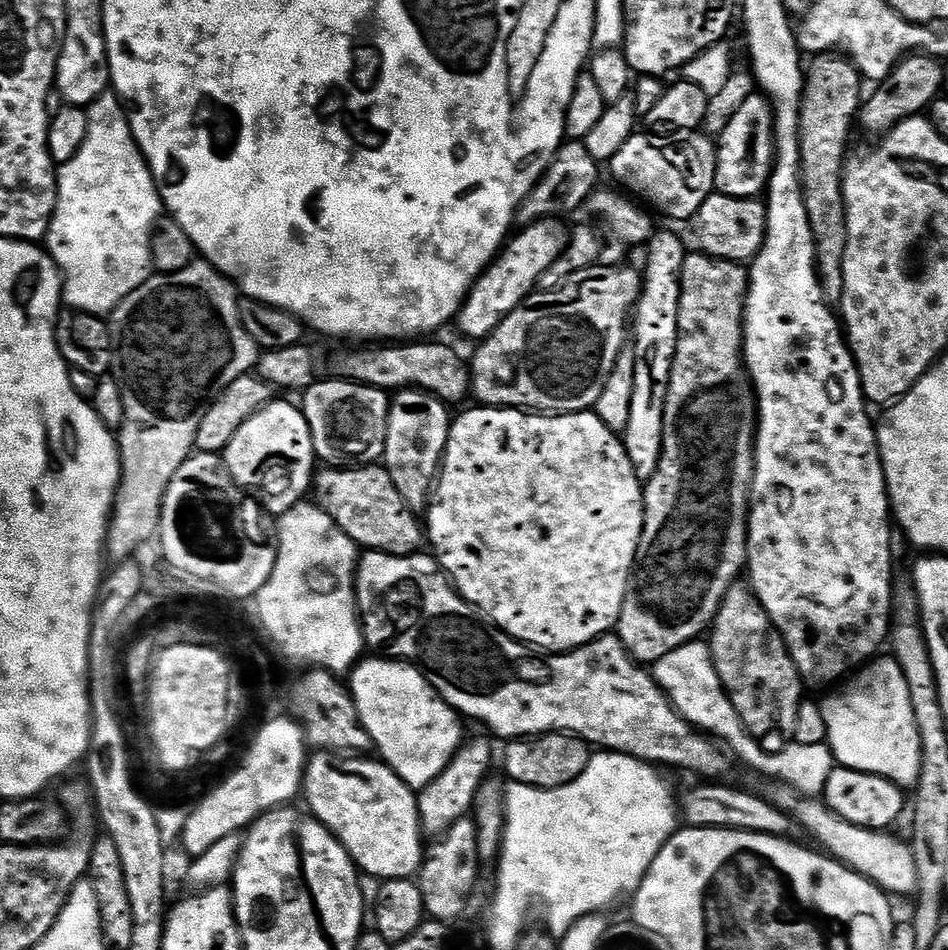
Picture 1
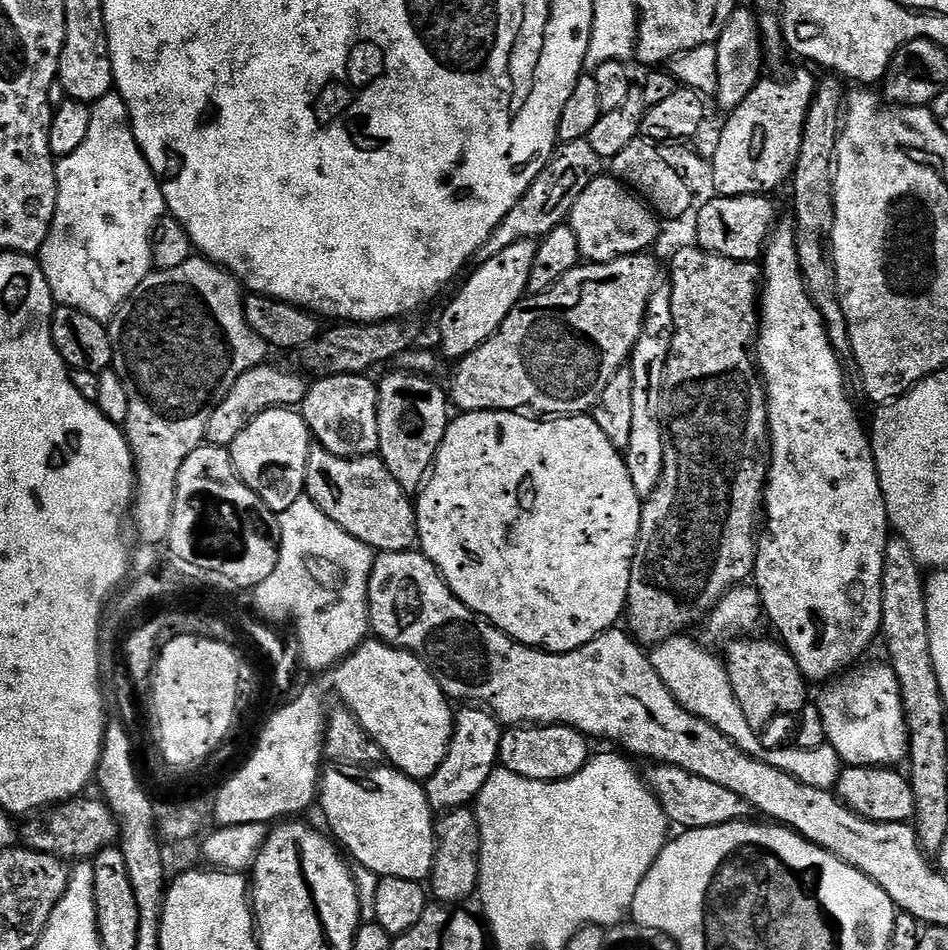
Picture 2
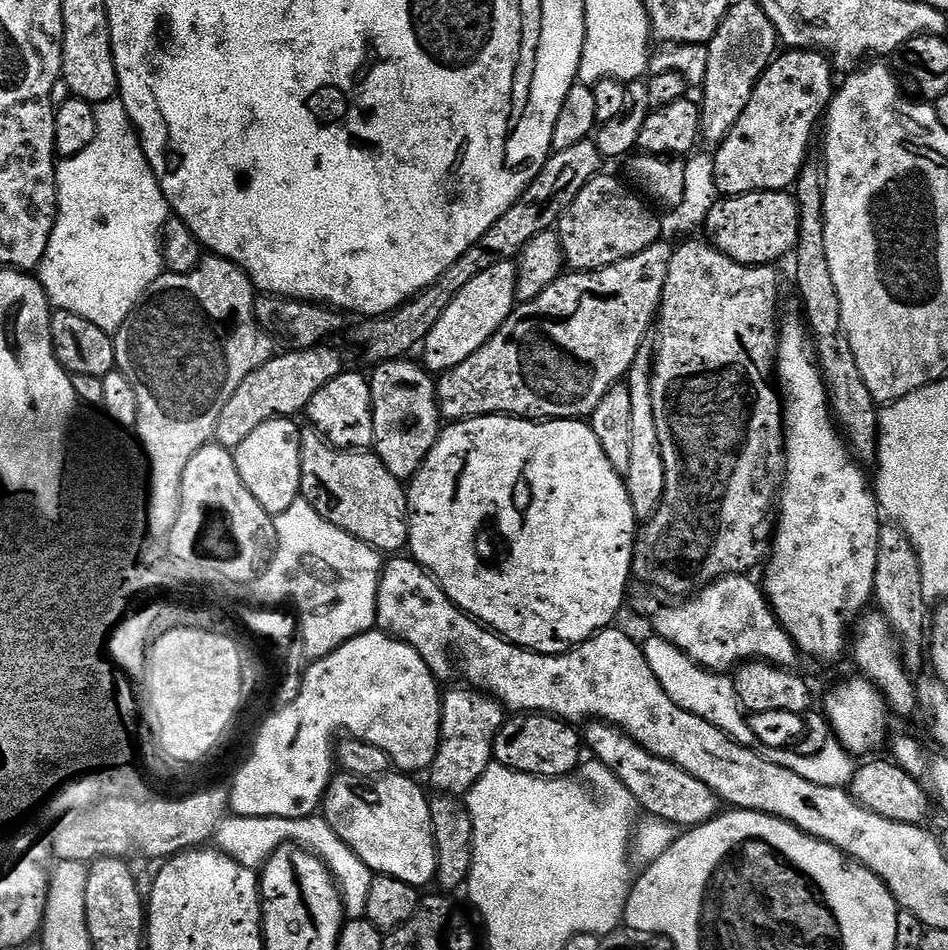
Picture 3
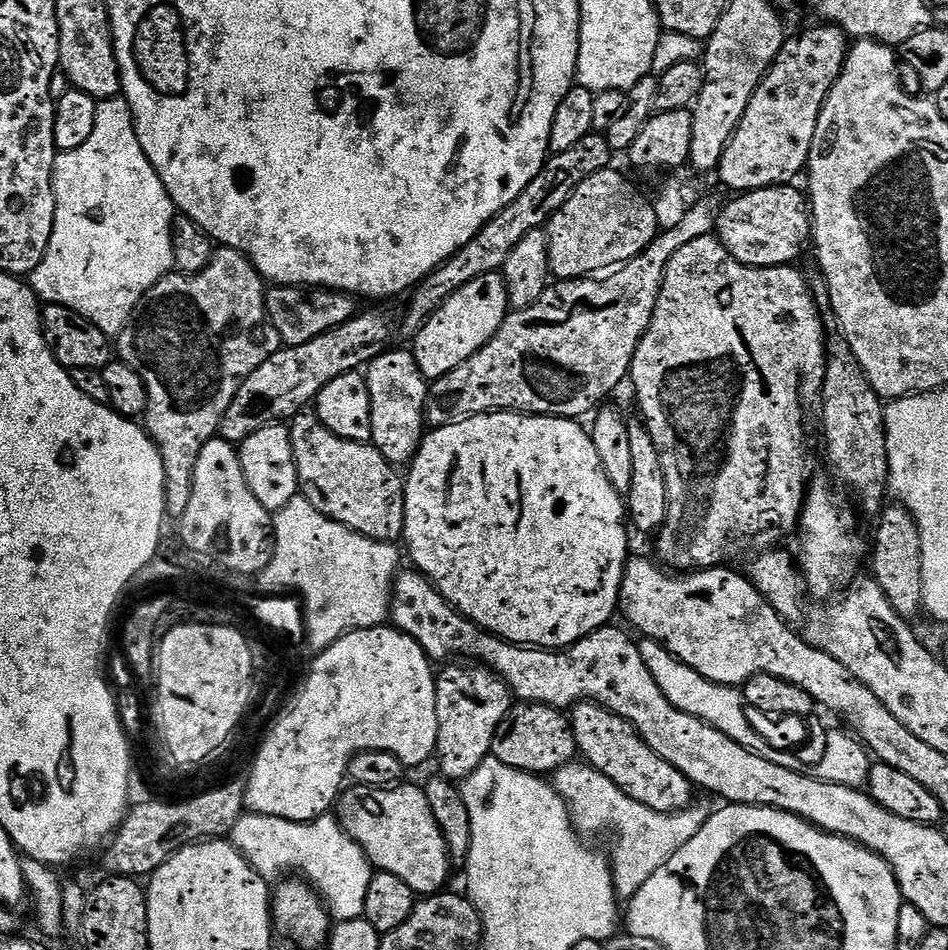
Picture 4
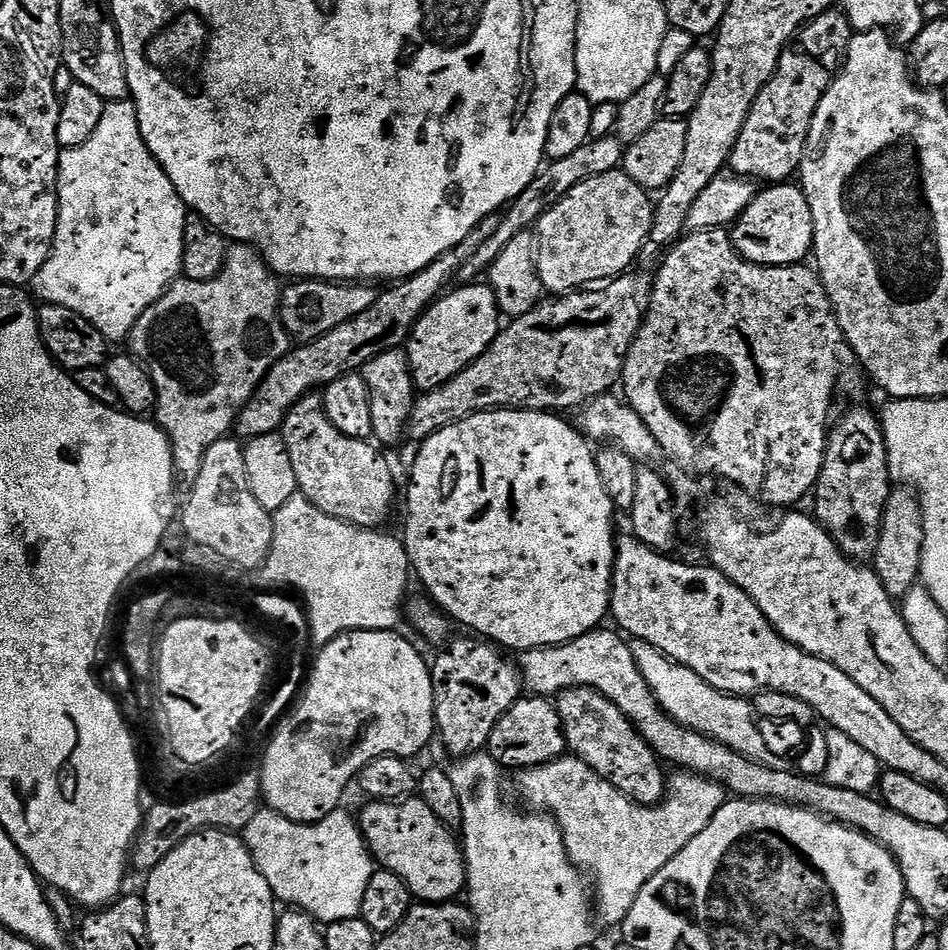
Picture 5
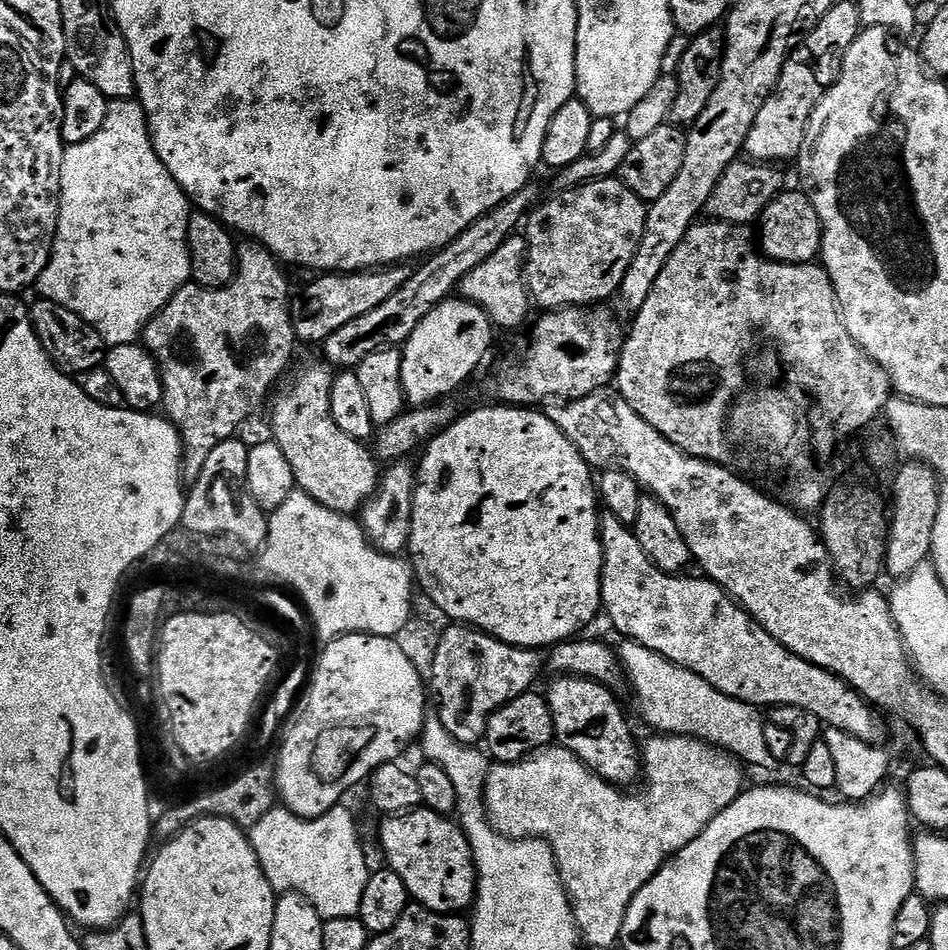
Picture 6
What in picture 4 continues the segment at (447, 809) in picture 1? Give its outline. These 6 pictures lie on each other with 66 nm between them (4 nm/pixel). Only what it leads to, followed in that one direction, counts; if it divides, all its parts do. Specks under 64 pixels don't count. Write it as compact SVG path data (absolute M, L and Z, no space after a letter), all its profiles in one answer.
M452 662L447 665L444 673L436 676L436 709L438 710L438 742L436 743L435 763L440 763L439 775L453 782L462 782L487 756L492 755L494 734L506 718L514 703L514 693L508 684L491 668L485 668L479 662Z

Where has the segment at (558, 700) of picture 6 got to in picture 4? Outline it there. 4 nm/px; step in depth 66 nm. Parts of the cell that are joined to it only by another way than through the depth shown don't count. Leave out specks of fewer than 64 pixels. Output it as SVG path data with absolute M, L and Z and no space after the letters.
M581 700L572 705L570 719L576 751L583 763L610 778L610 782L614 782L614 786L618 786L618 790L622 790L631 800L659 812L683 812L693 803L694 785L688 781L686 774L670 766L666 758L654 754L654 750L646 746L636 727L626 722L626 718L614 714L594 700Z

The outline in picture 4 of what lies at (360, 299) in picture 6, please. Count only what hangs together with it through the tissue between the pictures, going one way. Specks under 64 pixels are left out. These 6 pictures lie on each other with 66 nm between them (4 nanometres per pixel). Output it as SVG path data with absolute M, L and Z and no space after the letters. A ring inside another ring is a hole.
M294 284L272 286L264 293L268 320L278 330L280 343L285 348L314 342L326 330L334 330L357 315L357 301L347 292L334 292L331 288L306 288ZM353 300L353 301L352 301Z

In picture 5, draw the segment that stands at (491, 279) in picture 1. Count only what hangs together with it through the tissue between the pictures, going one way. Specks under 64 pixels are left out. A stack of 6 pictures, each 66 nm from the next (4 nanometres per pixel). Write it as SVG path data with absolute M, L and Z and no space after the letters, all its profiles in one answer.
M468 282L460 287L464 288L445 291L427 308L408 337L408 365L417 389L436 388L466 370L466 366L473 364L500 333L502 313L489 284Z

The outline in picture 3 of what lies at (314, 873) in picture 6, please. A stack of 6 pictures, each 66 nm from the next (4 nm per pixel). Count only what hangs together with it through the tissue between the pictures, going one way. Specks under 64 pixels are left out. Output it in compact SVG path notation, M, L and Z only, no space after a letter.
M228 814L217 828L214 844L231 860L253 870L263 869L281 844L299 844L307 848L331 870L341 896L344 897L344 910L348 920L363 920L366 917L366 902L370 898L370 882L373 873L358 858L358 854L328 825L323 815L307 816L305 820L287 820L277 816L238 816Z

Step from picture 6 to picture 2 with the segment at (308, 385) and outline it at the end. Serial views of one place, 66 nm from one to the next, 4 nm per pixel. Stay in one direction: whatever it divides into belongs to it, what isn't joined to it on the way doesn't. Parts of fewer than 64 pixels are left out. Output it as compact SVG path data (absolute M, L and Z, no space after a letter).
M313 446L308 452L304 491L326 518L338 522L346 534L358 538L358 542L377 553L407 552L417 547L413 501L409 493L394 482L379 455L347 460Z

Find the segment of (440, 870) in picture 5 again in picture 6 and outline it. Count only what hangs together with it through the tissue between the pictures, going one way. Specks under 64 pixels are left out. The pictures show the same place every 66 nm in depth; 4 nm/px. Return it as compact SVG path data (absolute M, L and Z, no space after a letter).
M421 806L381 820L380 848L388 859L385 860L387 867L394 869L402 878L402 882L406 882L409 897L419 907L445 914L460 914L465 911L463 908L473 907L476 899L476 859L468 835L455 819L440 816L434 810Z

